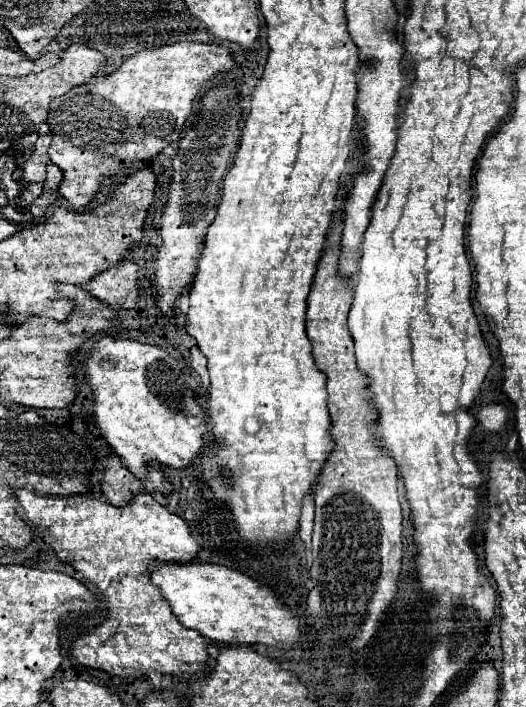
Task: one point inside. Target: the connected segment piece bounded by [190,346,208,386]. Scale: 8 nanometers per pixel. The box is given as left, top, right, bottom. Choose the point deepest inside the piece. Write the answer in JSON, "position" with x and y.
{"position":[198,359]}

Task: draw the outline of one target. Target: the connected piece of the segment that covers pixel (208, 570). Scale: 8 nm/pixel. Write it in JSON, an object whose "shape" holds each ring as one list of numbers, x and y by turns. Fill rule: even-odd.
{"shape":[[198,562,160,564,160,568,152,576,152,582,160,588,162,596,170,602,174,616,186,628,198,630,202,636,210,638,212,642,230,644,230,646,266,644,266,646,276,646,276,648,298,648,302,644,298,616,294,616,294,612,288,606,284,606,268,586,248,578,242,572,236,572,218,564,198,564]]}

